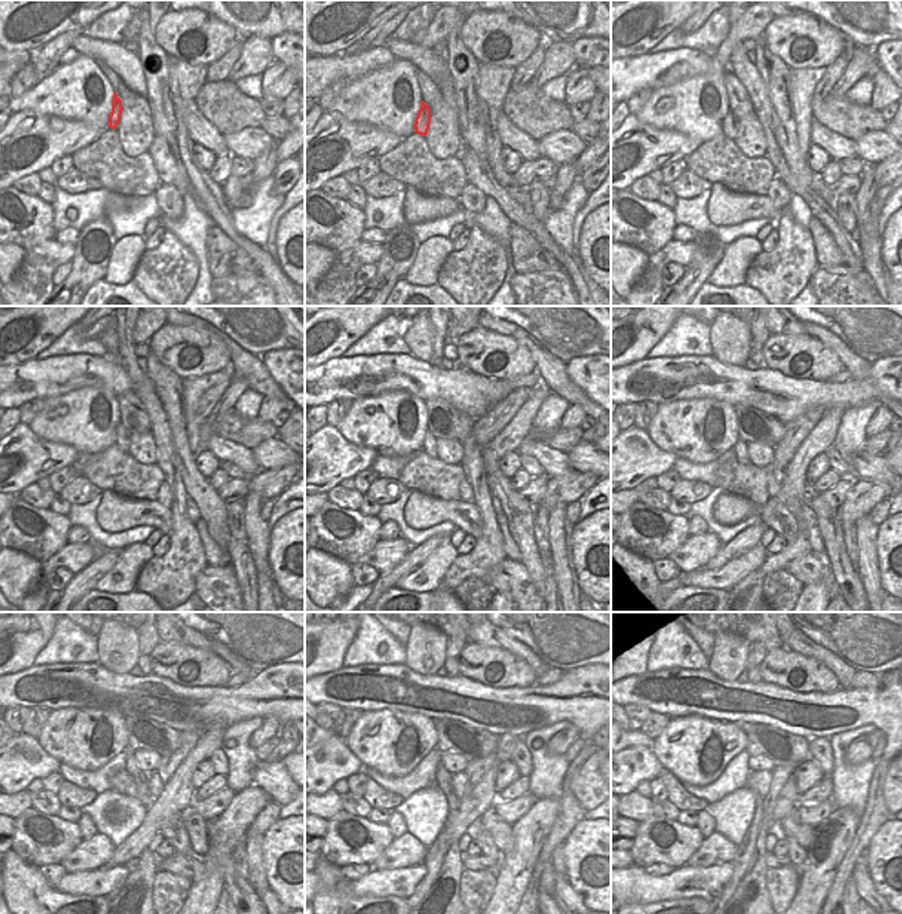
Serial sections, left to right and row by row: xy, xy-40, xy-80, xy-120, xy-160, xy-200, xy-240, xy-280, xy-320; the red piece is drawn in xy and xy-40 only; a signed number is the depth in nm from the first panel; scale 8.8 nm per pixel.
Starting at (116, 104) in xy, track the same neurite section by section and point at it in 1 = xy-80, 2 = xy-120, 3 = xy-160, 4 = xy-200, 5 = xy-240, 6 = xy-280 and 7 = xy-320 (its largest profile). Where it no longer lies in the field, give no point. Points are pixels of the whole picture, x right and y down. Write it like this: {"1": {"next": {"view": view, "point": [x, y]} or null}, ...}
{"1": {"next": {"view": "xy-80", "point": [730, 123]}}, "2": {"next": {"view": "xy-120", "point": [122, 440]}}, "3": {"next": {"view": "xy-160", "point": [429, 441]}}, "4": {"next": {"view": "xy-200", "point": [741, 447]}}, "5": {"next": {"view": "xy-240", "point": [131, 765]}}, "6": {"next": {"view": "xy-280", "point": [443, 778]}}, "7": {"next": {"view": "xy-320", "point": [745, 853]}}}

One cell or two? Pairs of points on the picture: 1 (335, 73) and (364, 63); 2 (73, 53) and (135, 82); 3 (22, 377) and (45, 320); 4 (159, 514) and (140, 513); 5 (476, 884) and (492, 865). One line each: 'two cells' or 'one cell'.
1: one cell
2: two cells
3: two cells
4: one cell
5: two cells

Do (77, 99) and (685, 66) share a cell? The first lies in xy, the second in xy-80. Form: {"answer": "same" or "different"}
{"answer": "different"}

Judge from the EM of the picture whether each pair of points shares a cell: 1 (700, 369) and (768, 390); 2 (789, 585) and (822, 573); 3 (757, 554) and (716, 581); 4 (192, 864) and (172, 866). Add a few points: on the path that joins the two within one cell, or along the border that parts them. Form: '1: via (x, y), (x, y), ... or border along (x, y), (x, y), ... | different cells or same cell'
1: via (716, 380), (731, 384), (752, 384) | same cell
2: border along (786, 569), (802, 585) | different cells
3: via (748, 563), (726, 578) | same cell
4: via (187, 865), (176, 865) | same cell

